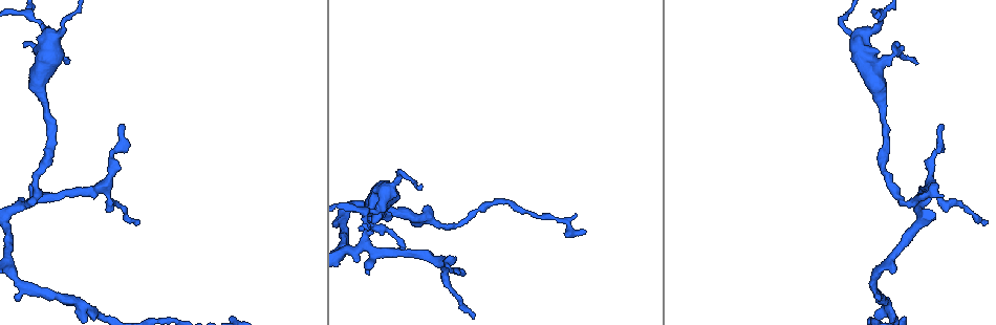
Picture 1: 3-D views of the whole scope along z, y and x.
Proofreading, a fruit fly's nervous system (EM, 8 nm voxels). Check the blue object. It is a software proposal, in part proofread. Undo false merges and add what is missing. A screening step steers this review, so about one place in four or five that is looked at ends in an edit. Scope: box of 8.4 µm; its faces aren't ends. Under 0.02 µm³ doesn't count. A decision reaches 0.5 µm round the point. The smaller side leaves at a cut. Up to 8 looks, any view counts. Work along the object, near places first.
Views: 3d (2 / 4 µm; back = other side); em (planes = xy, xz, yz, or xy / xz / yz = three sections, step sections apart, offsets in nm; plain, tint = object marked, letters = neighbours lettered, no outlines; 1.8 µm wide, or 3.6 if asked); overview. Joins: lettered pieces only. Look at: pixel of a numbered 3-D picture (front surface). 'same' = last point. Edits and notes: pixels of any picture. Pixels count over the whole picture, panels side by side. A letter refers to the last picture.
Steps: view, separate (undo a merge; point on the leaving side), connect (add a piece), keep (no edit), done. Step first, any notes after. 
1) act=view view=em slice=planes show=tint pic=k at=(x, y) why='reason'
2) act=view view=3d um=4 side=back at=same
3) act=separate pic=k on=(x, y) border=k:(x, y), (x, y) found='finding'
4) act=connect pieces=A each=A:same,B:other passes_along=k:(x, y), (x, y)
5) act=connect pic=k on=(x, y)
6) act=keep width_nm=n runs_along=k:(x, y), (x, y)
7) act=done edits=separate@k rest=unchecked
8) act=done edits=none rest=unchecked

act=view view=em slice=xz step=16 show=plain pic=1 at=(360, 228) why='tapers out'

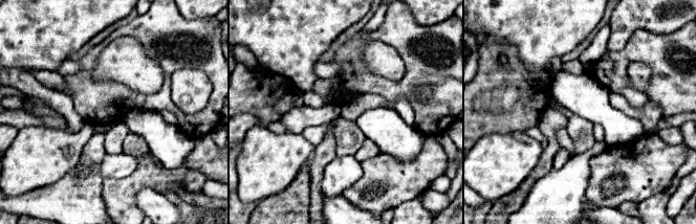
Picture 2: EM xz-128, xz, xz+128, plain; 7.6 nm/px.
act=view view=em slice=xz step=16 show=letters at=same

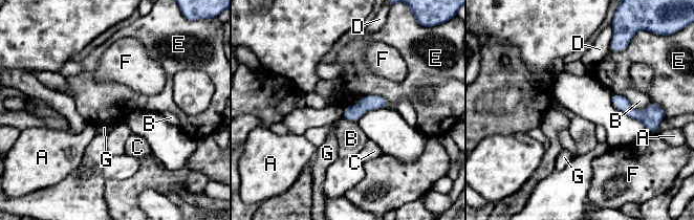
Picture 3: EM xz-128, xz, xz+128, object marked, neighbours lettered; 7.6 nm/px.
act=keep width_nm=120 each=A:other,B:other,C:other,D:other,E:other,F:other,G:other found='no lettered piece goes on from it'

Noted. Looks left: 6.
act=view view=em slice=planes show=plain pic=1 at=(30, 194) why='an open end'

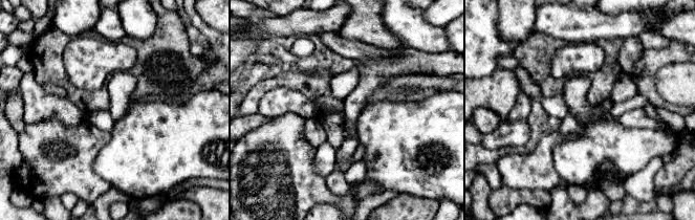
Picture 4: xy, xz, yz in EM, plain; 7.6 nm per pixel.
act=view view=em slice=planes show=letters at=same why='what lies round it'

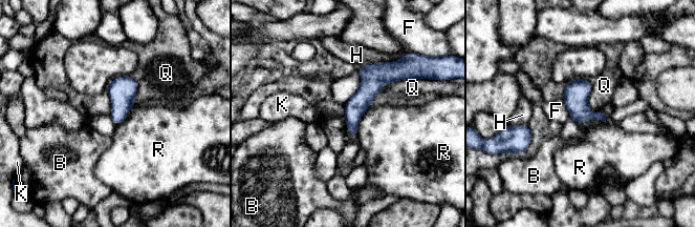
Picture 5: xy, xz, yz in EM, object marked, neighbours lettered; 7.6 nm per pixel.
act=keep each=B:other,F:other,H:other,K:other,Q:other,R:other border=5:(587, 79), (587, 105), (600, 112) found='no lettered piece goes on from it'

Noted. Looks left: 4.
act=view view=3d um=4 pic=1 at=(19, 301) why='free end'

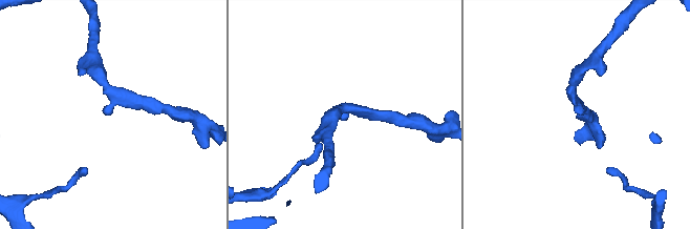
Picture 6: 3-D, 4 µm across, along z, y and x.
act=view view=em slice=xz step=16 show=letters pic=6 at=(110, 113) arm_widths_nm=220,220

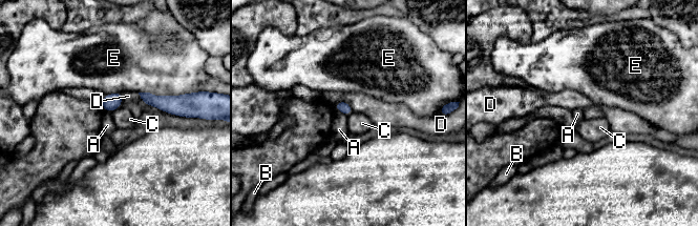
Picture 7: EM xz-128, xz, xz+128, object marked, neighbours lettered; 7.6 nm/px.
act=keep each=A:other,B:other,C:other,D:other,E:other found='none of them fits'

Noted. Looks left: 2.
act=done edits=none rest=unchecked

